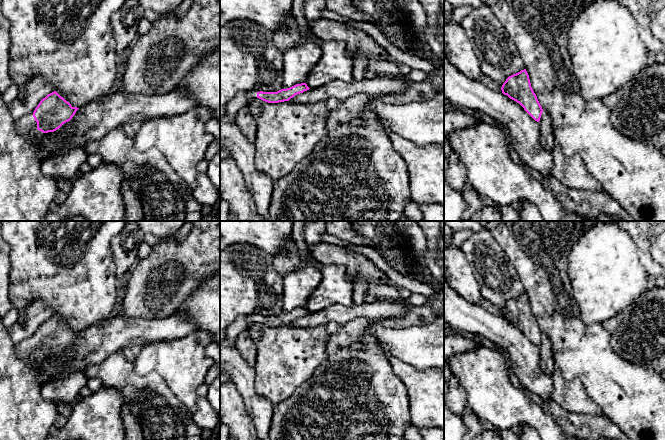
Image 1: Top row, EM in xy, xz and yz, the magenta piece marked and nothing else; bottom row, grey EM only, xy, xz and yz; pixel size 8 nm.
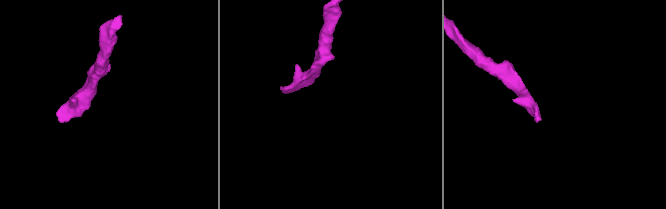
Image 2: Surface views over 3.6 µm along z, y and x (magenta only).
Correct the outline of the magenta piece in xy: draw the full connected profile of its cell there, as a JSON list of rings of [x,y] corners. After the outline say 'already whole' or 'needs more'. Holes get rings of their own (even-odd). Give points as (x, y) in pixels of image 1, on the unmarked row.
[[[54,315],[40,325],[32,338],[17,345],[17,354],[27,361],[33,359],[34,353],[43,357],[54,356],[70,345],[78,333]]] | needs more

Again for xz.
[[[306,307],[296,308],[287,313],[281,313],[277,316],[254,316],[250,315],[247,318],[247,324],[251,327],[256,322],[259,322],[268,327],[279,327],[284,325],[289,325],[295,319],[303,317],[304,315],[309,314],[310,312],[307,310]]] | needs more

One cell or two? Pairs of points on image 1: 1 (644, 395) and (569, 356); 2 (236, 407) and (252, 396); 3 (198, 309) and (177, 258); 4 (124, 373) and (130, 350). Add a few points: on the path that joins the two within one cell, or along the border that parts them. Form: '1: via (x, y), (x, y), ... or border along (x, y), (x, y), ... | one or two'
1: via (625, 391), (621, 390), (588, 357) | one
2: border along (232, 382), (241, 395), (253, 423) | two
3: border along (208, 277), (177, 312) | two
4: border along (125, 356), (132, 362) | two

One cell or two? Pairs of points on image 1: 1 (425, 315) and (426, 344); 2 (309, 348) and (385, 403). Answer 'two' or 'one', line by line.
1: two
2: two

